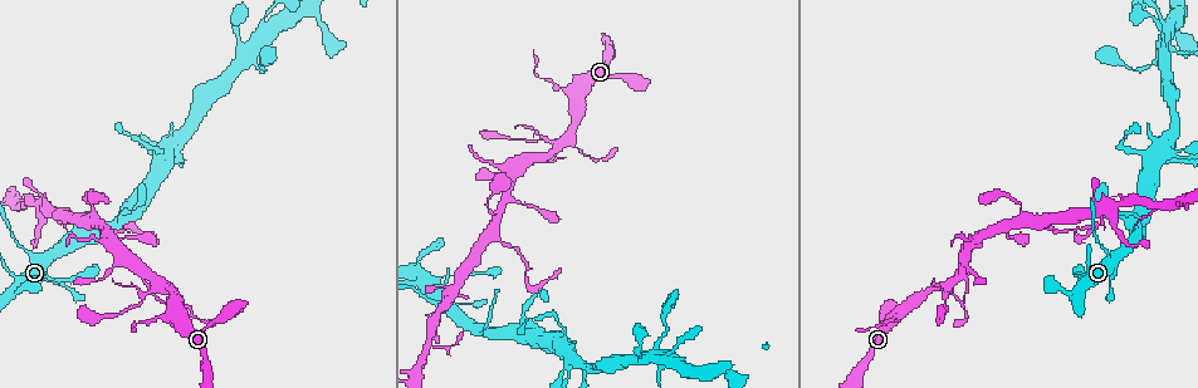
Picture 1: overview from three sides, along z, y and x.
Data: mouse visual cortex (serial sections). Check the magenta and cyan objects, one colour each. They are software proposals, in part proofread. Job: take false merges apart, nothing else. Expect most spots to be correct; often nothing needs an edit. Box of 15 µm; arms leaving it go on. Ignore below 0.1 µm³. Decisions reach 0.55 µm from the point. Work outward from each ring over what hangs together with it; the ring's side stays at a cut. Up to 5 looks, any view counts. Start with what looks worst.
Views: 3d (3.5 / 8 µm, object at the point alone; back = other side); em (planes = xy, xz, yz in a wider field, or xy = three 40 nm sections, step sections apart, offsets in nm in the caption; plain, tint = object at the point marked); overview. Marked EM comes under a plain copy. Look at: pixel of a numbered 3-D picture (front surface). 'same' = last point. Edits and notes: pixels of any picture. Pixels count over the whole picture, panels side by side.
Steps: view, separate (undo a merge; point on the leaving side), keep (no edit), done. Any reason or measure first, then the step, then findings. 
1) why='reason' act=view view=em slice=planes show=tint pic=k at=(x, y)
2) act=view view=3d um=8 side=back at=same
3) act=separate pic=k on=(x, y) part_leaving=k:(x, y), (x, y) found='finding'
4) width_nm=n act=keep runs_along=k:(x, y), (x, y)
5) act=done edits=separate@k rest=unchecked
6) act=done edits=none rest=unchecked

why='sudden change in width' act=view view=3d um=3.5 pic=1 at=(944, 296)

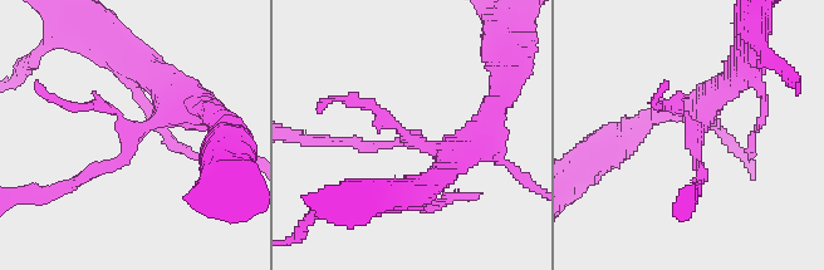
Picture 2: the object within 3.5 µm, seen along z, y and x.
act=view view=em slice=xy step=1 show=tint pic=2 at=(133, 134)

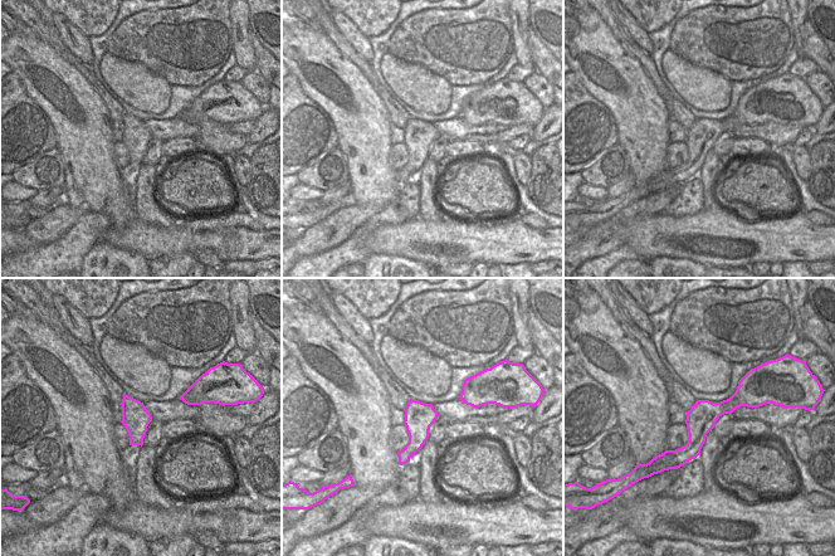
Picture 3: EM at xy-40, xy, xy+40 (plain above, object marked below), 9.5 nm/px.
act=keep runs_along=2:(480, 141), (469, 151), (352, 141) found='one cell here'

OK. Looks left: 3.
why='calibre changes' act=view view=3d um=3.5 pic=1 at=(37, 207)

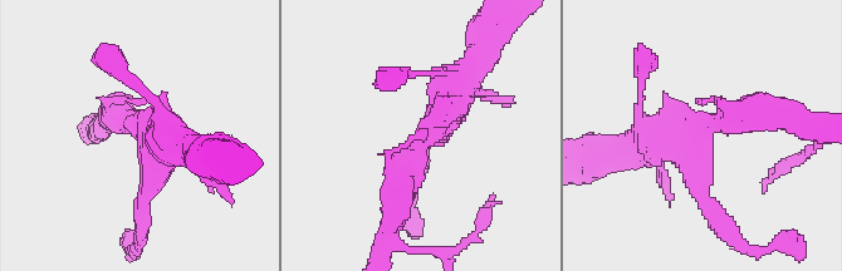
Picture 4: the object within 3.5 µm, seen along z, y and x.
act=view view=em slice=xy step=2 show=tint pic=4 at=(433, 124)

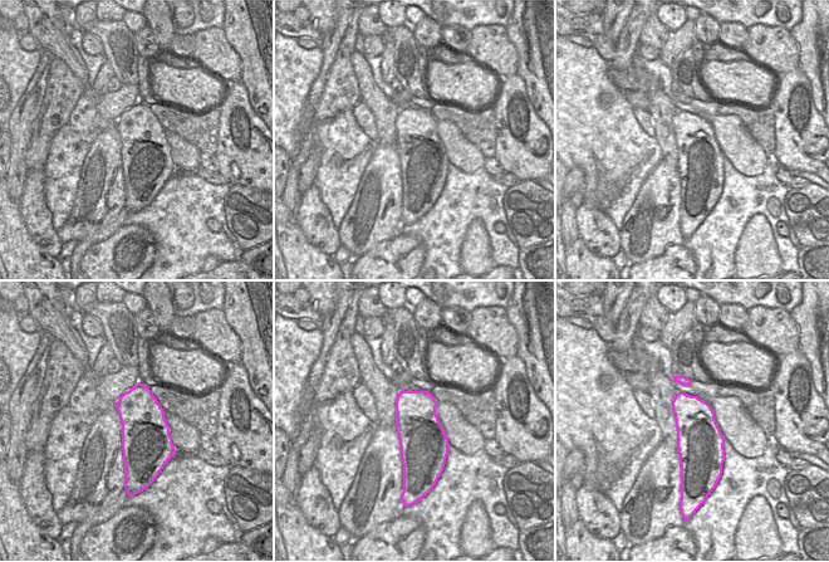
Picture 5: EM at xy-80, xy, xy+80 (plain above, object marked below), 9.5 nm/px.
why='cut it another way' act=view view=em slice=xy step=5 show=tint at=same

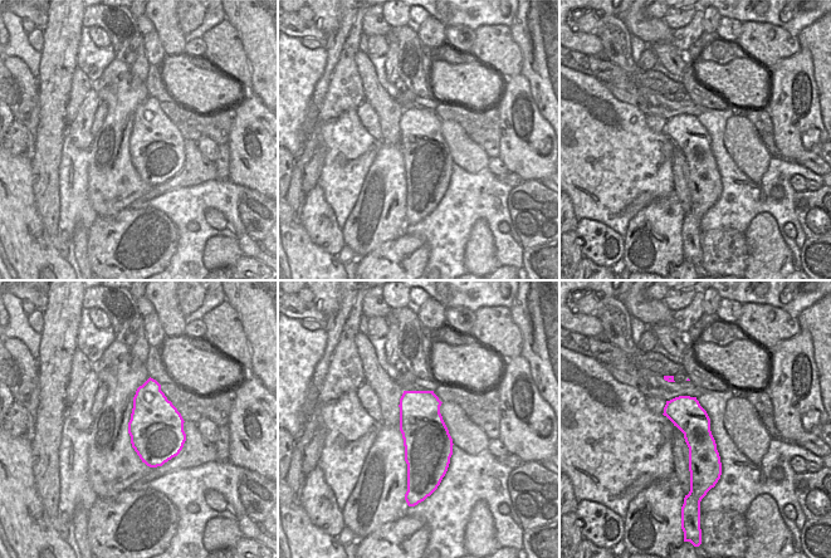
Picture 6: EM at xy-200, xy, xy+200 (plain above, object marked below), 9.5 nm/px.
act=keep found='all the same cell'

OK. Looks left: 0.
act=done edits=none rest=unchecked

